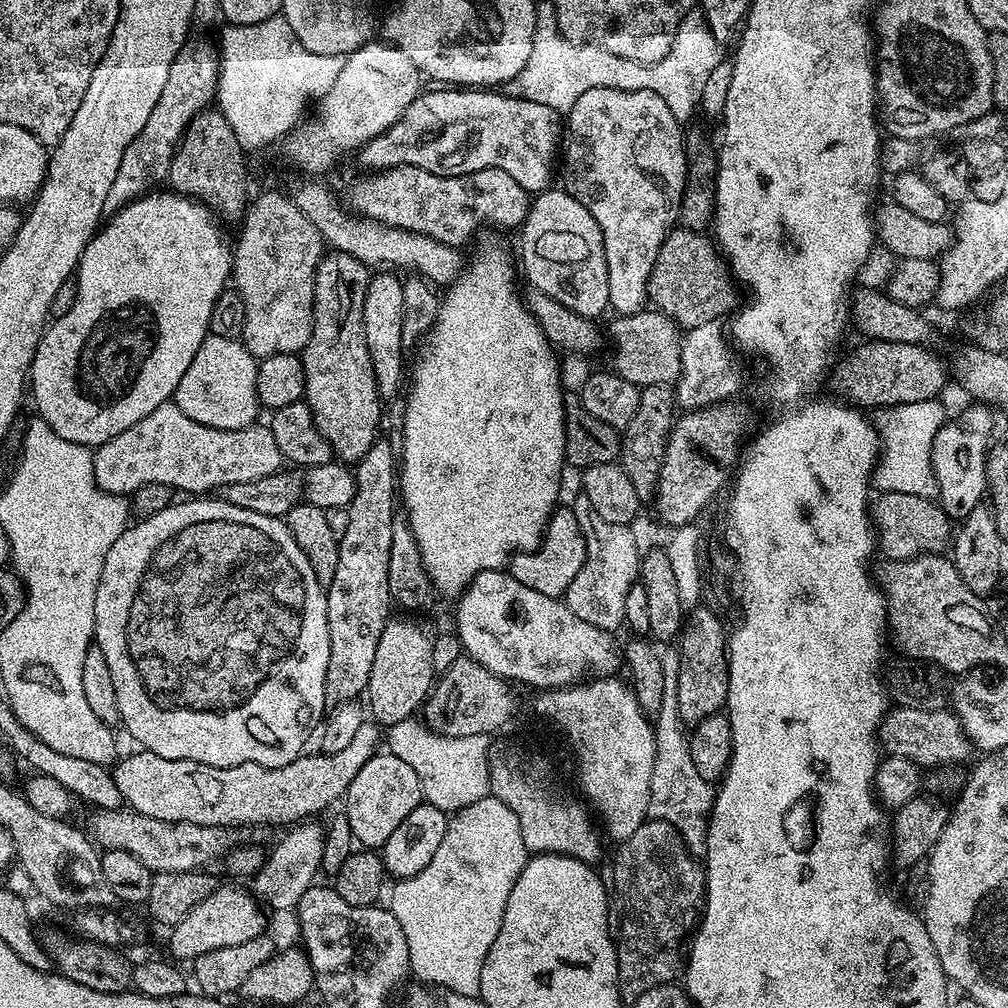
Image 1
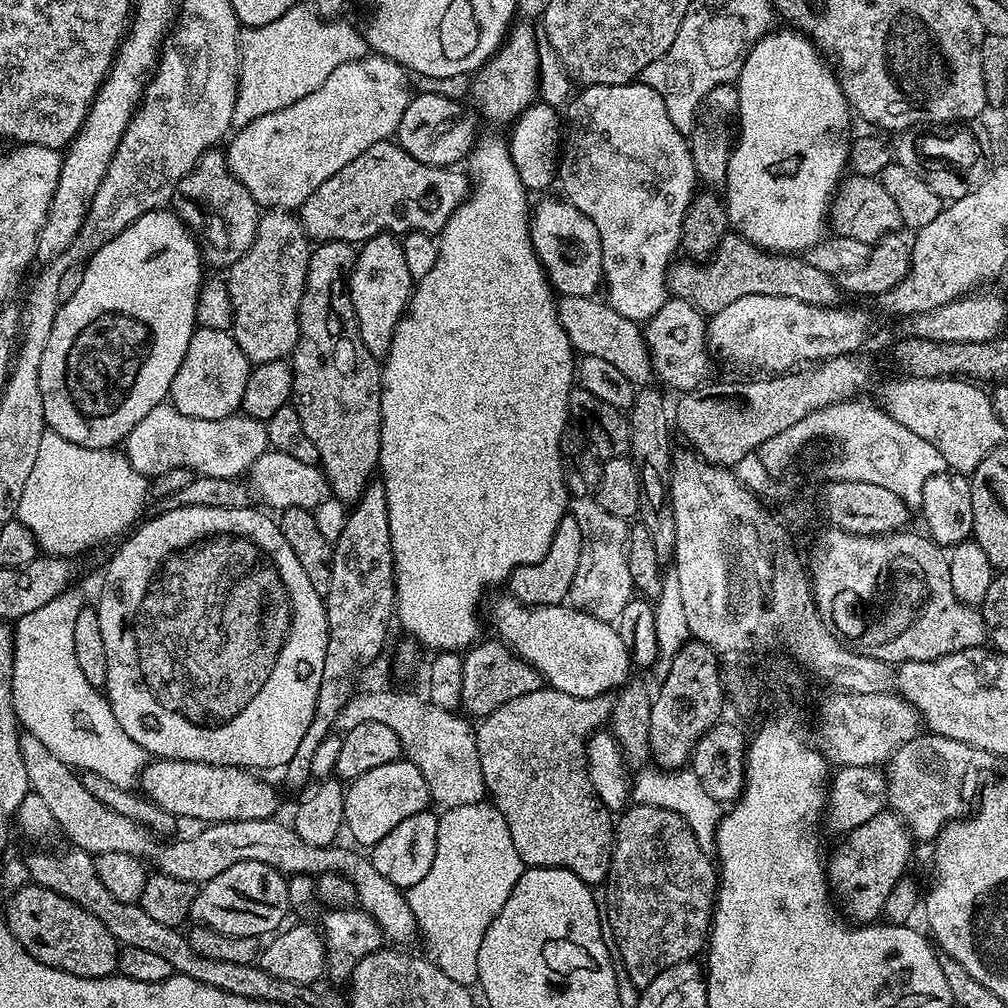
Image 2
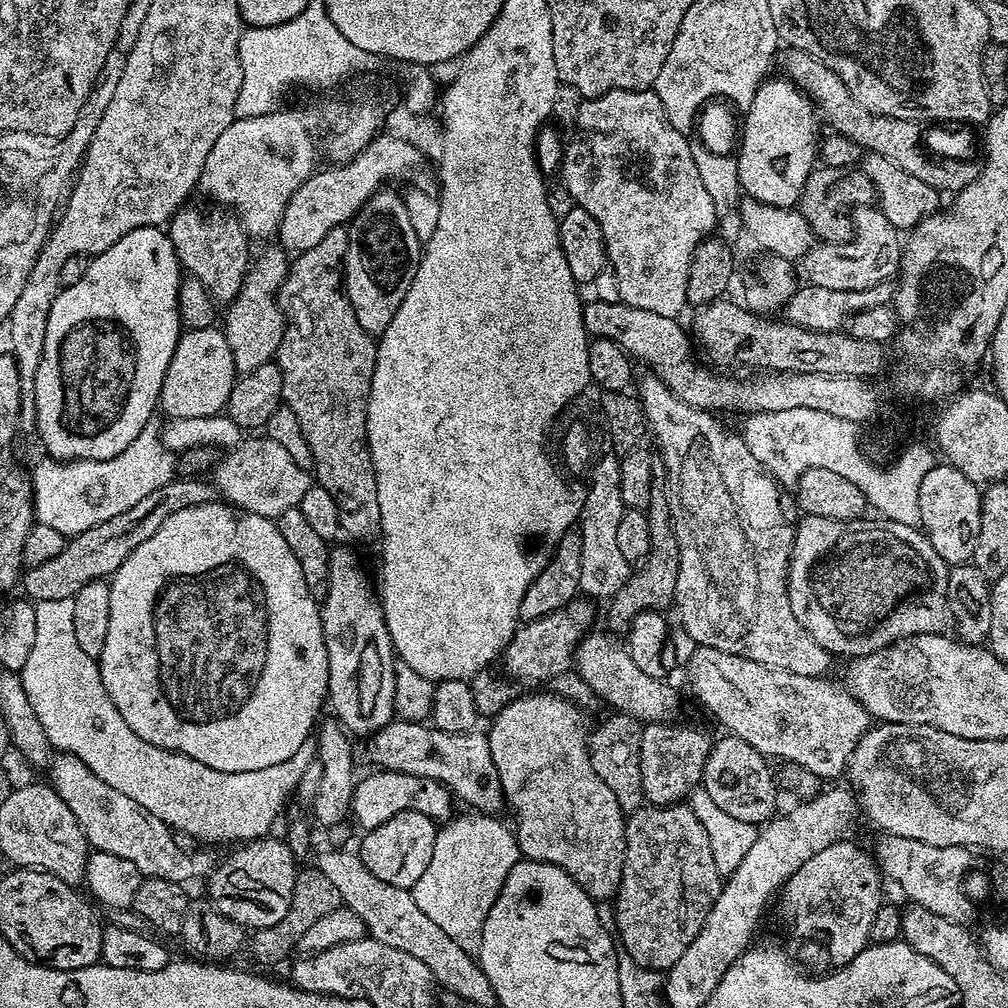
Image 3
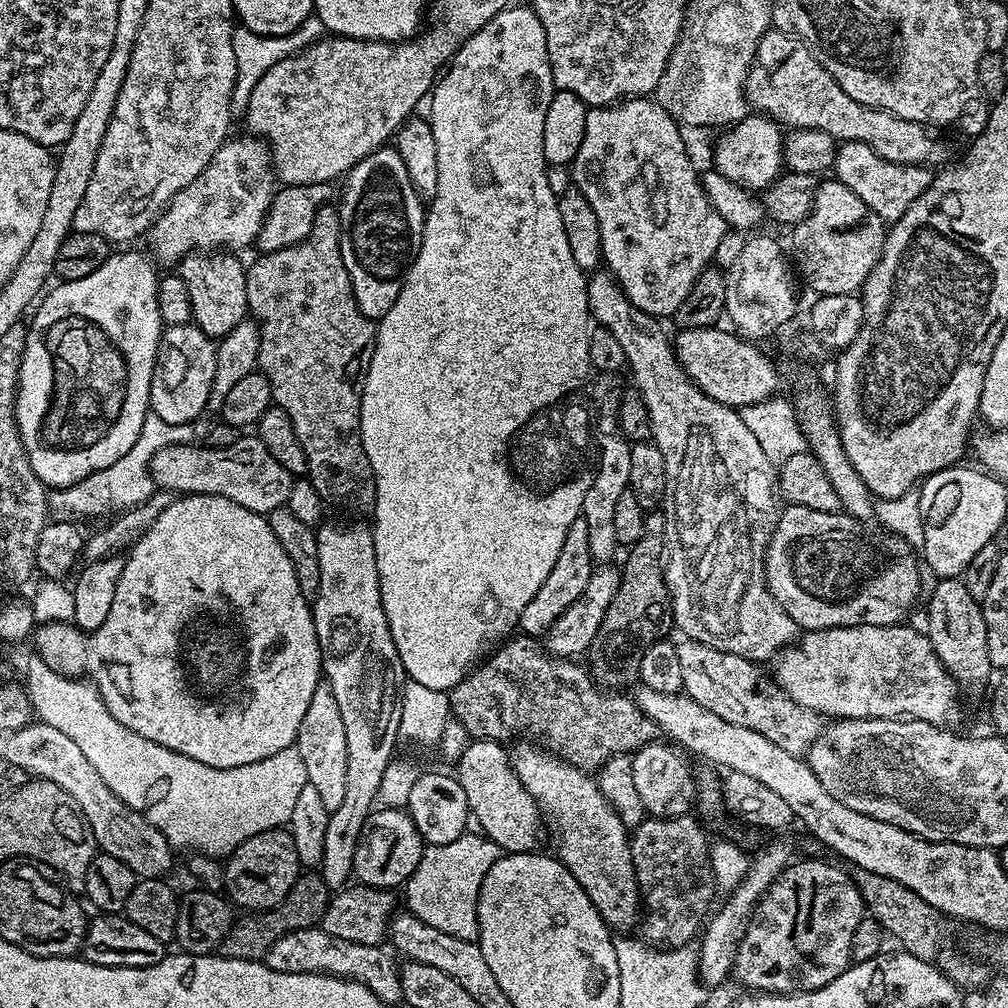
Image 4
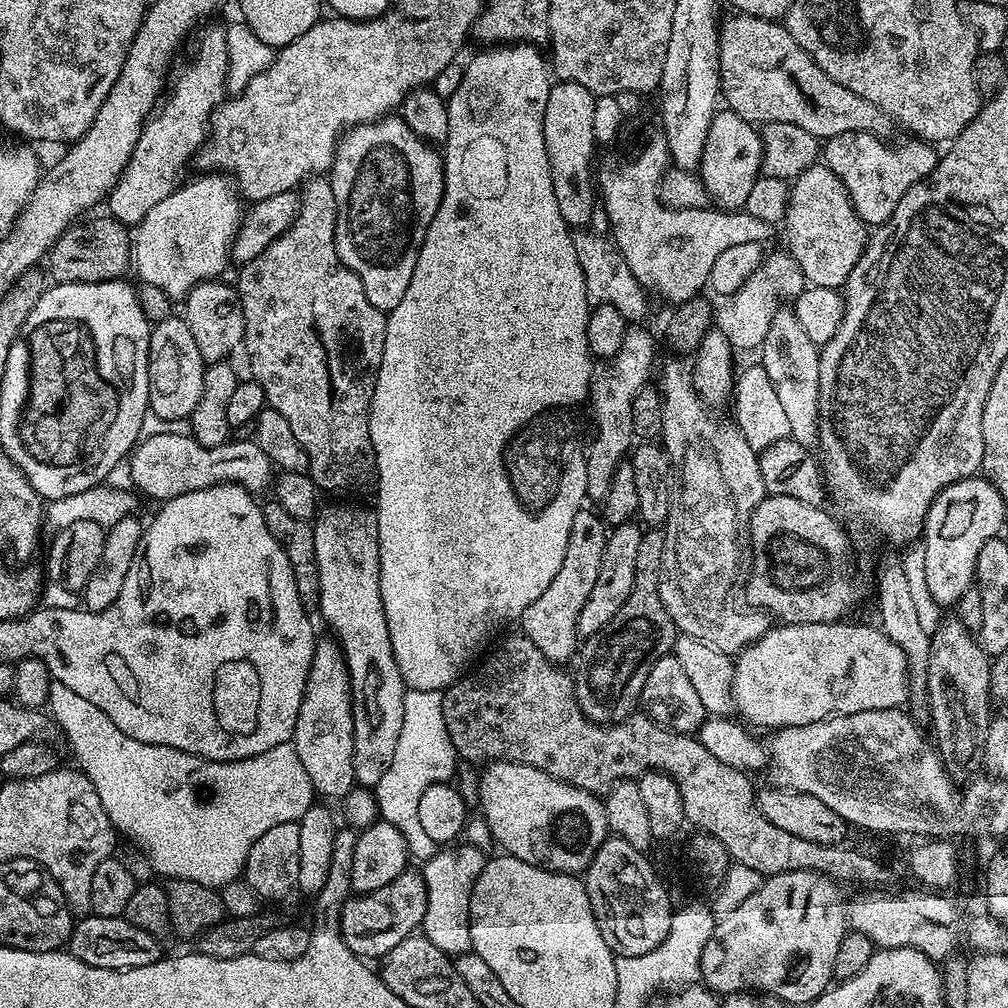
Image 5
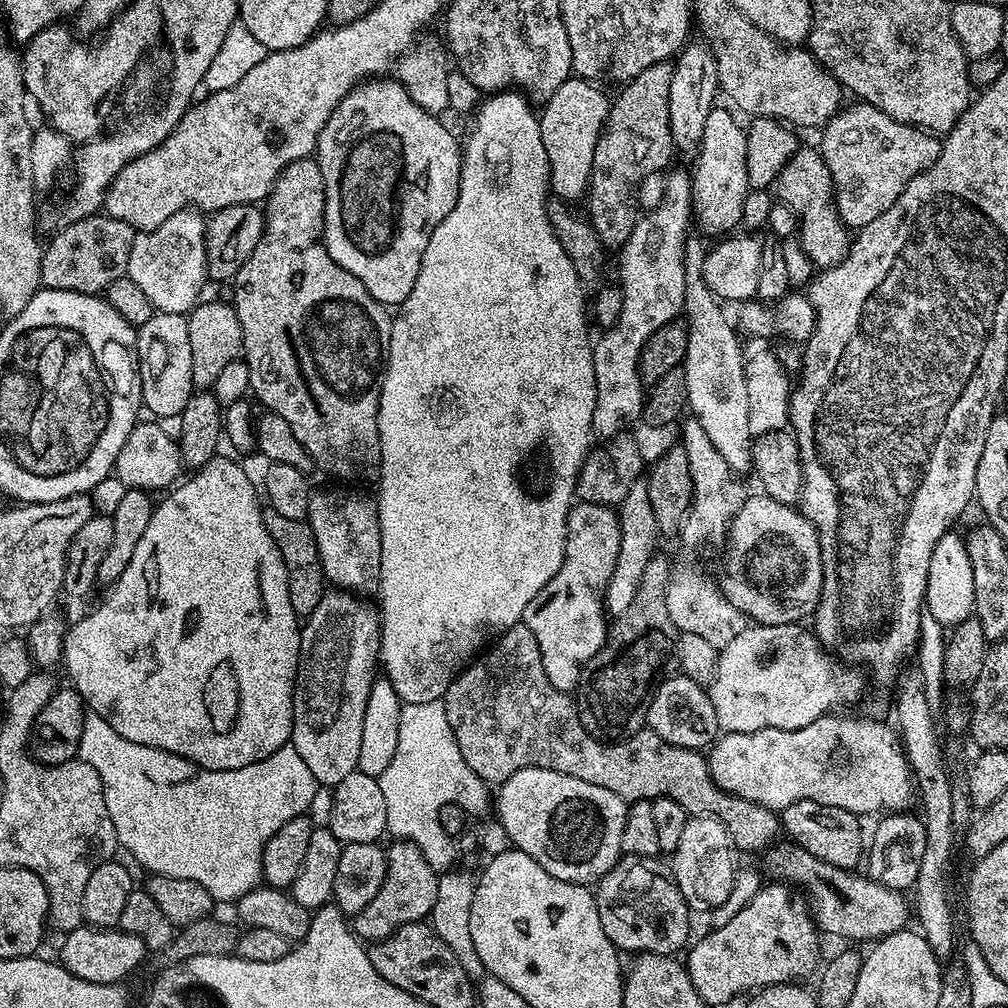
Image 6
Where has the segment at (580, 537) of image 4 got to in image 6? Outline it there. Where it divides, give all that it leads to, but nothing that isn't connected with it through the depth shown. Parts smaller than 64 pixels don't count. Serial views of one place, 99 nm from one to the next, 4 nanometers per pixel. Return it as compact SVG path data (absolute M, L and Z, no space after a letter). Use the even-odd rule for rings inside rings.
M585 500L573 503L568 512L568 537L558 574L538 590L534 602L526 606L524 623L538 638L546 678L558 690L572 694L579 689L582 669L604 648L609 617L604 607L606 586L614 574L620 545L620 517L615 507Z

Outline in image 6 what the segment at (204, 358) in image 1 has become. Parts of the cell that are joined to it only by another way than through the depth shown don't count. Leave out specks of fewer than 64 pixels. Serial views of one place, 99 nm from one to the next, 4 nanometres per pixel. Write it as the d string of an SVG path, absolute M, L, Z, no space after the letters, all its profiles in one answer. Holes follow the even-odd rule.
M156 312L139 325L136 353L140 363L142 404L156 416L179 417L186 402L194 395L190 362L190 330L187 315L178 312Z

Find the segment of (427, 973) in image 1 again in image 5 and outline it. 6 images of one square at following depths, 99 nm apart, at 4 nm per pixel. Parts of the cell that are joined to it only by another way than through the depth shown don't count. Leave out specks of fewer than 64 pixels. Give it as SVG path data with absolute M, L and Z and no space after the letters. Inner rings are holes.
M472 844L456 847L441 847L422 864L426 882L426 912L422 935L430 942L434 942L438 950L453 958L472 951L470 894L474 890L474 882L478 882L478 874L482 874L482 866L486 859L486 853Z

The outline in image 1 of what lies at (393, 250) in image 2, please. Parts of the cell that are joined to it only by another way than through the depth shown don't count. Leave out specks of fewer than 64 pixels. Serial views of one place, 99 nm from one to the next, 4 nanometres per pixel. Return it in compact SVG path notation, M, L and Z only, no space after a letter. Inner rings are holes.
M380 270L369 279L368 289L366 290L366 298L362 306L362 322L364 323L364 333L366 334L366 350L370 350L370 366L374 366L374 378L376 385L380 391L381 401L388 402L393 399L391 397L401 388L406 380L406 368L404 372L404 353L406 347L402 342L403 330L403 288L401 278L392 270Z

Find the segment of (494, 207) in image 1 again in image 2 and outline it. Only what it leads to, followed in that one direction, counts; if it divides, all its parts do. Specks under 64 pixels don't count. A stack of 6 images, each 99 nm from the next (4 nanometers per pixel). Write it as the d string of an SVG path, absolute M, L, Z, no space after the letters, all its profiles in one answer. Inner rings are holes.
M391 139L378 142L374 146L370 146L370 150L366 150L362 154L358 154L358 158L354 158L354 162L350 162L346 166L342 166L342 170L338 170L338 174L334 174L330 178L326 178L326 182L322 182L322 186L318 186L318 190L314 190L314 194L310 194L310 198L306 198L306 202L298 210L298 219L304 232L308 235L309 241L323 242L325 240L341 240L353 246L359 246L364 241L376 236L380 232L390 232L393 234L405 234L407 232L422 231L429 234L438 234L446 226L446 222L450 218L450 214L454 214L454 210L468 197L470 191L470 181L463 171L458 171L455 167L440 167L438 165L426 165L421 161L416 161L410 153Z

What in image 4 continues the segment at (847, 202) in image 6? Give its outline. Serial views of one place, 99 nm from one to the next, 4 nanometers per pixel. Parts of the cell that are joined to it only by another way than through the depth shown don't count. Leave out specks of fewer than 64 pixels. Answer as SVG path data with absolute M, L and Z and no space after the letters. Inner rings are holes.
M846 140L836 149L835 179L850 186L850 190L854 190L854 194L866 202L869 212L878 214L878 218L886 222L900 220L902 214L910 210L910 202L914 202L914 198L921 196L931 186L933 175L931 167L923 164L895 164L862 142Z

